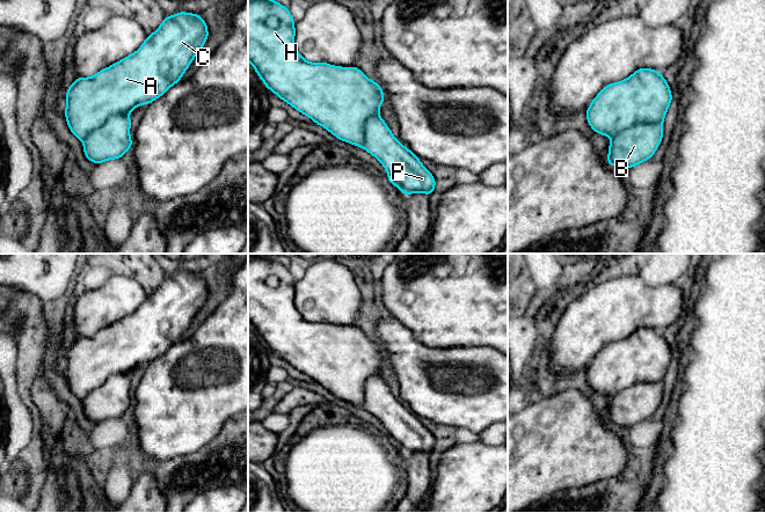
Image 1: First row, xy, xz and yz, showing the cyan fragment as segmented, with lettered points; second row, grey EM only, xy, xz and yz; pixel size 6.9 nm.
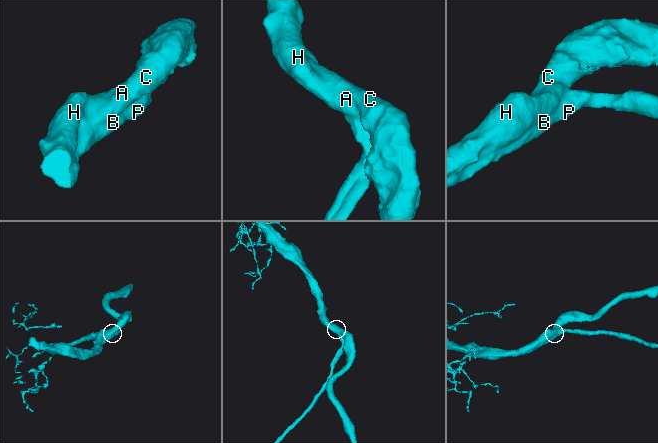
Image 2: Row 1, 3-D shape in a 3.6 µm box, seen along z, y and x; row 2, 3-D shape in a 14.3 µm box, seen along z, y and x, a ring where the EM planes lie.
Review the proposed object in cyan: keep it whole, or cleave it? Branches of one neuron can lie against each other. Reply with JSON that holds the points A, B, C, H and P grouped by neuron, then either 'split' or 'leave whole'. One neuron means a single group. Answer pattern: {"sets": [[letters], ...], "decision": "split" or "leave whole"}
{"sets": [["A", "B", "C", "H", "P"]], "decision": "leave whole"}

